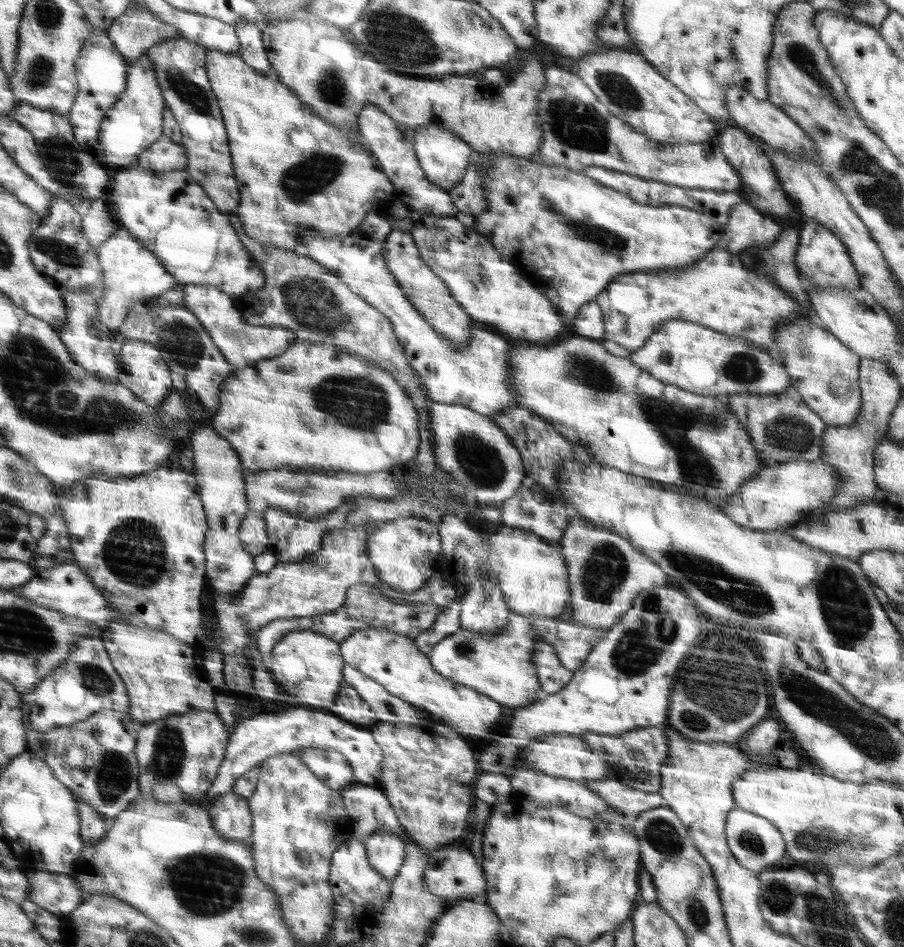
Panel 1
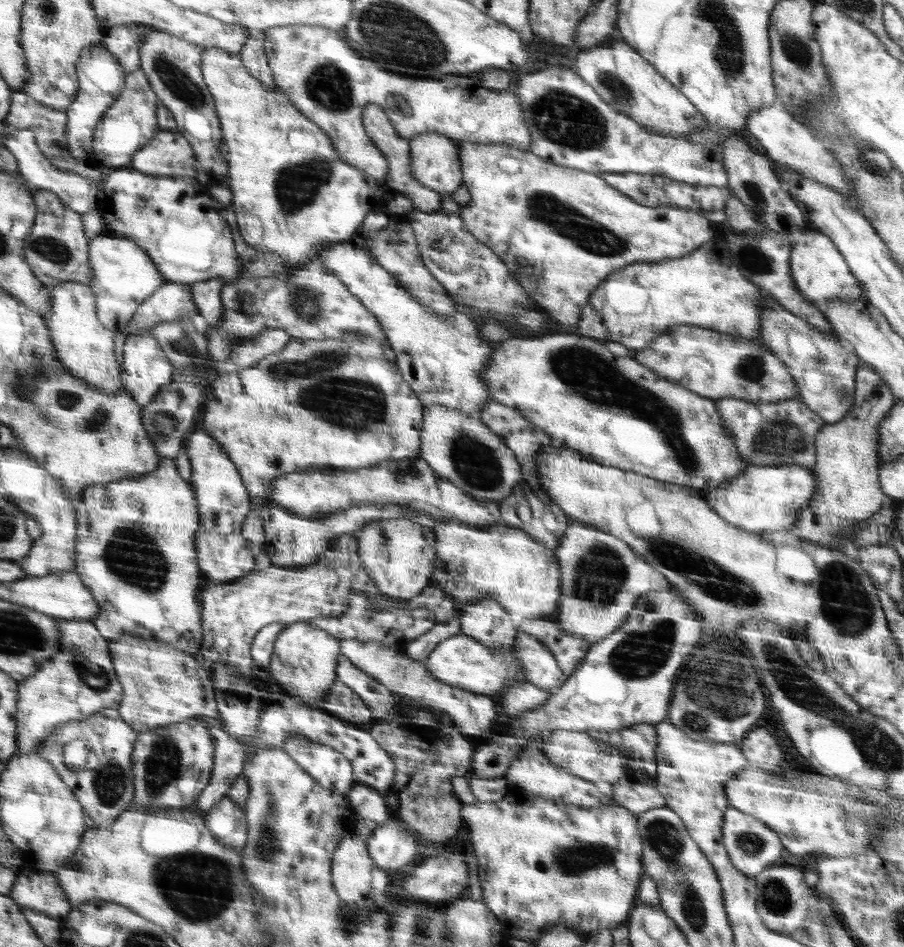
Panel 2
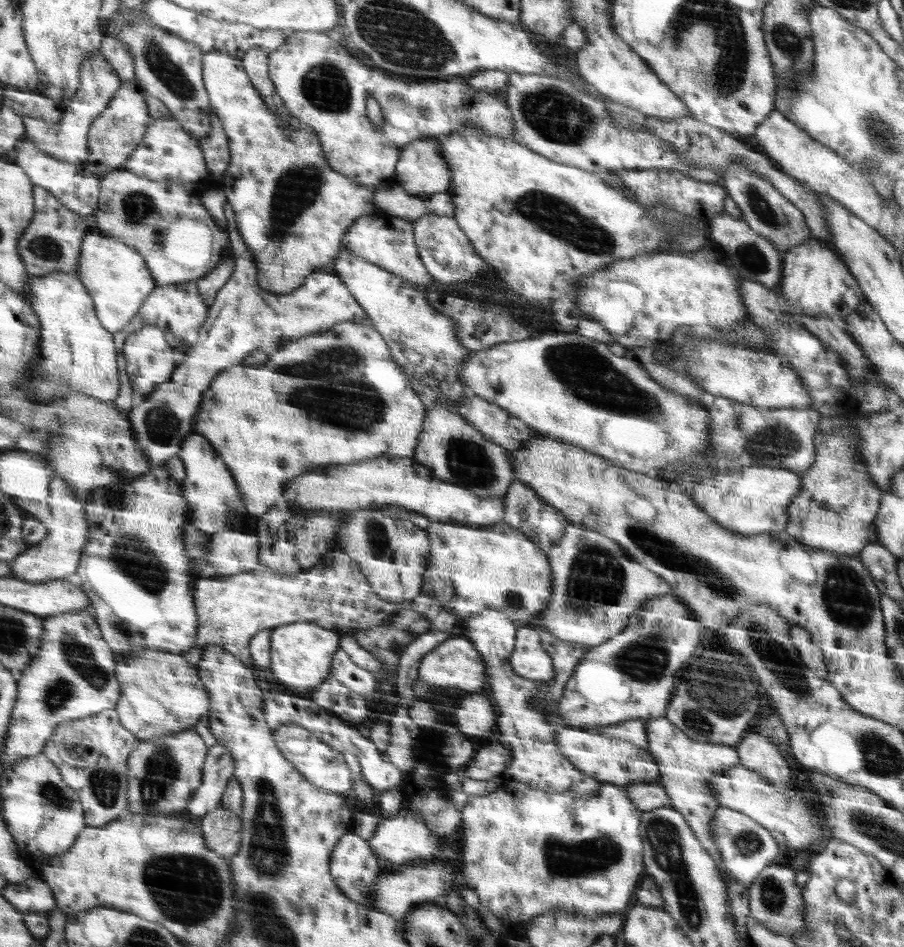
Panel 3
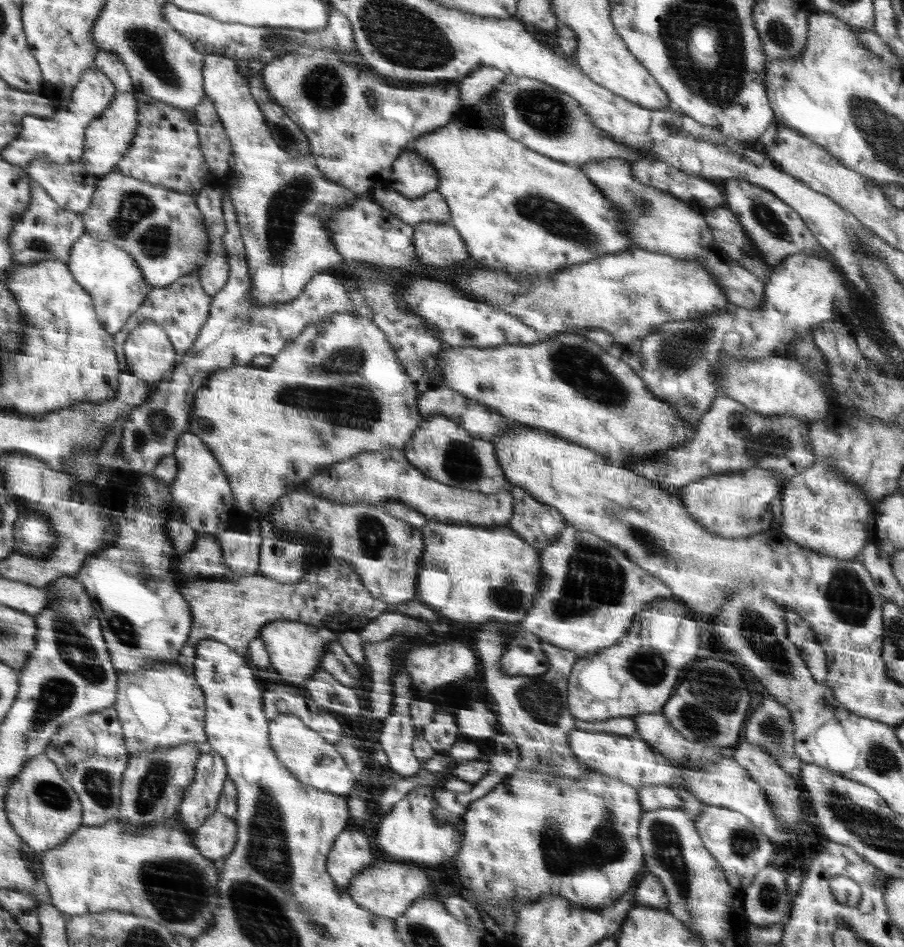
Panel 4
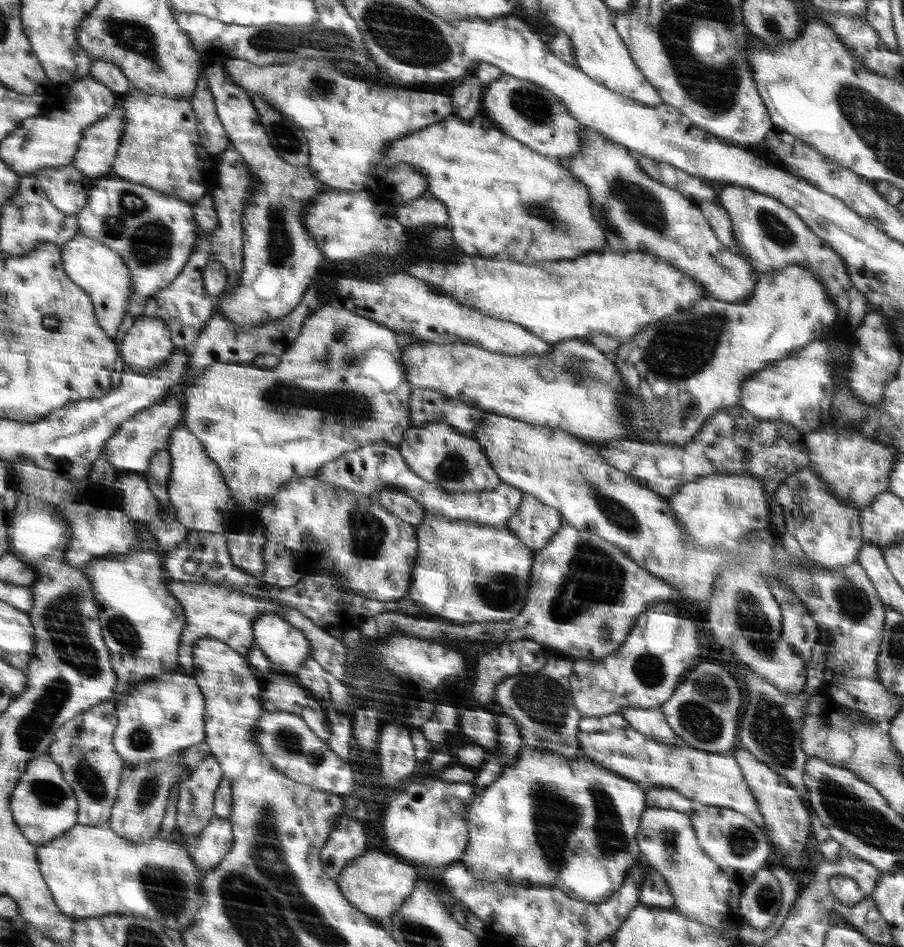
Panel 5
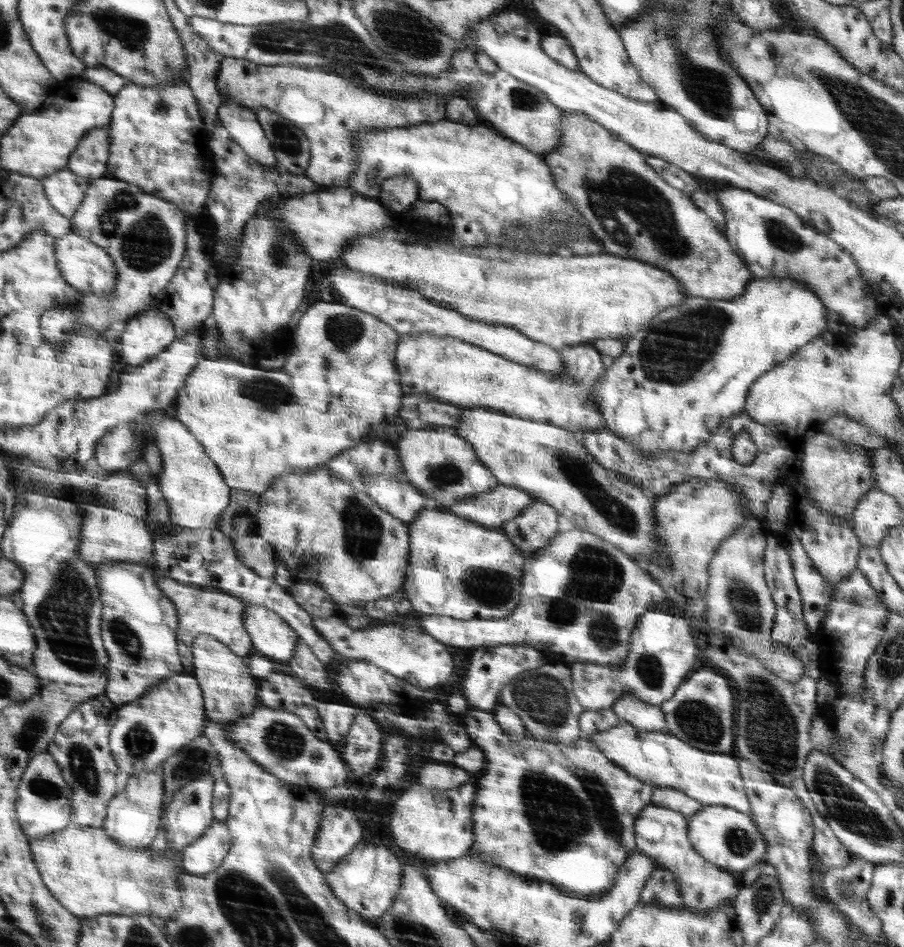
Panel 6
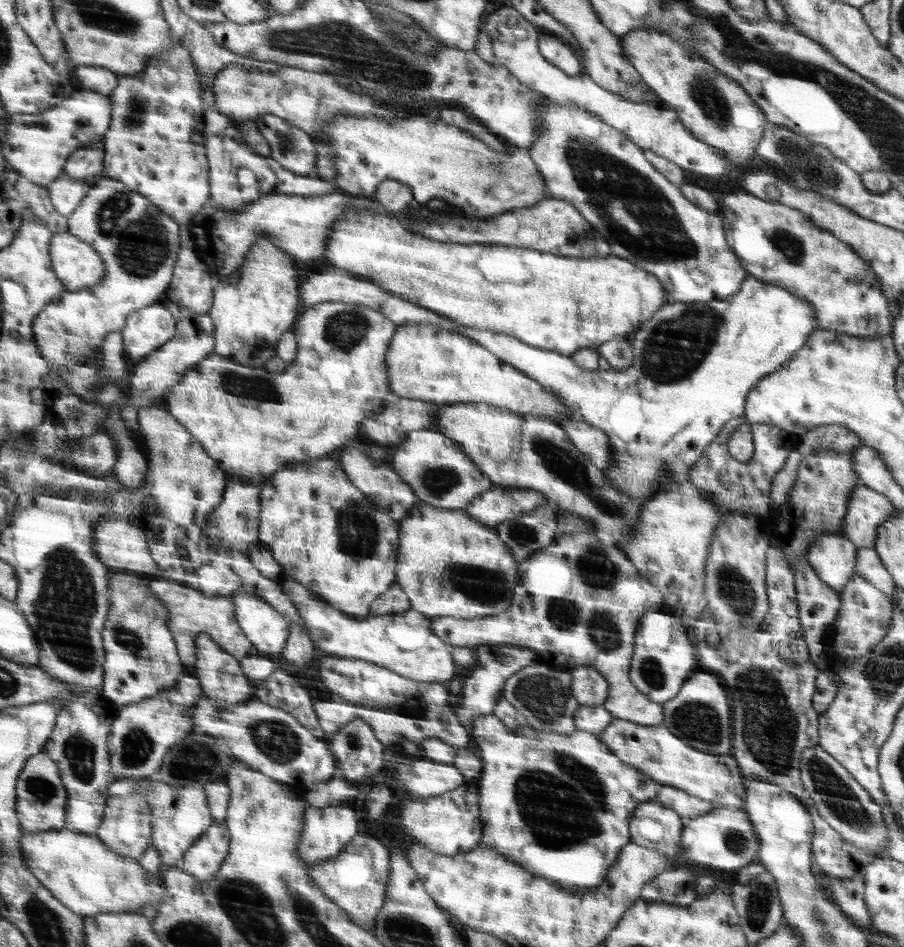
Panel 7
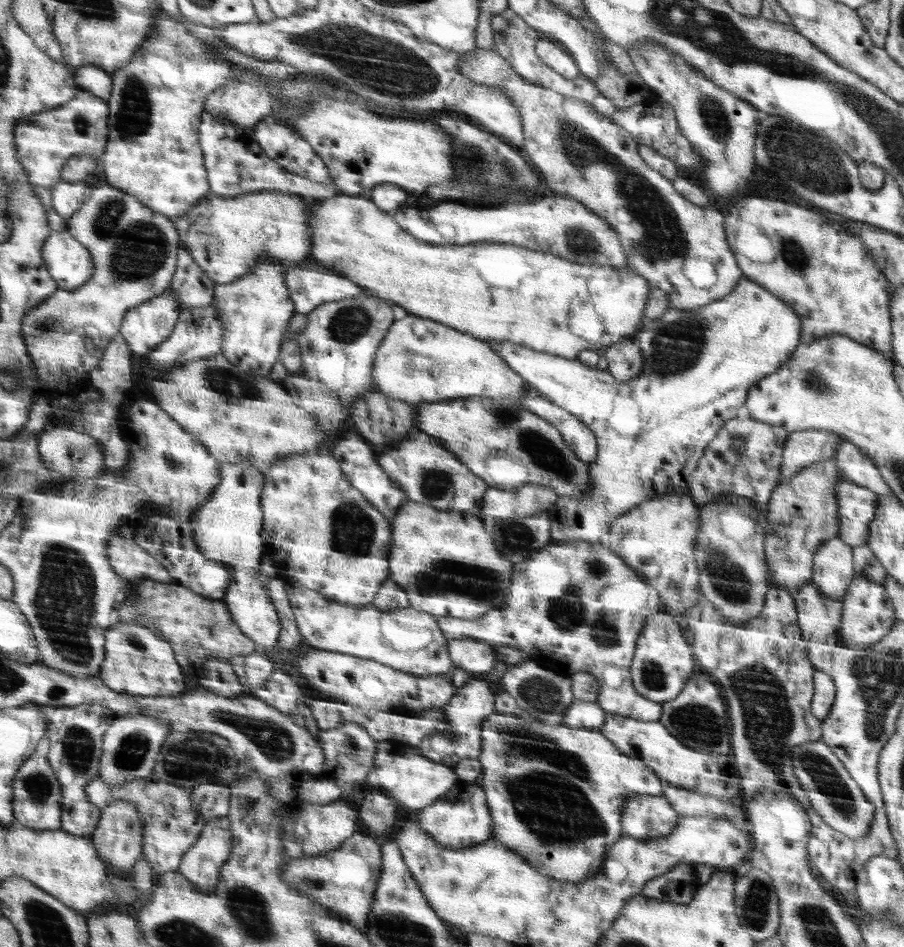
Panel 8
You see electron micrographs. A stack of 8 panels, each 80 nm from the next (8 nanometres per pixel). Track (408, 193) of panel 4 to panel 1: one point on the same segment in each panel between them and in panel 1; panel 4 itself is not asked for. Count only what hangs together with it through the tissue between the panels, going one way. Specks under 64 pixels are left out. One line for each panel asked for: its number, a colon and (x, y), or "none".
1: (445, 158)
2: (435, 158)
3: (421, 167)

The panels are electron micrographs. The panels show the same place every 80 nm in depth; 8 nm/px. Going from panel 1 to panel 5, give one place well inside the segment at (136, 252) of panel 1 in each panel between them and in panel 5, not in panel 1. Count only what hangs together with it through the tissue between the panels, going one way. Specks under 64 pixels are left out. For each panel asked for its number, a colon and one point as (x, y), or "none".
2: (123, 274)
3: (117, 276)
4: (108, 272)
5: (96, 268)

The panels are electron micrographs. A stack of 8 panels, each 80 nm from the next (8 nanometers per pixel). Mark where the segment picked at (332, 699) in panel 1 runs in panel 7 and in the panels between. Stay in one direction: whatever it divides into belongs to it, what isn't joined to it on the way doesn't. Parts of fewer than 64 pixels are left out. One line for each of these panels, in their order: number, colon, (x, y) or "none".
2: (305, 659)
3: (302, 653)
4: (296, 649)
5: (285, 645)
6: (271, 635)
7: (267, 628)

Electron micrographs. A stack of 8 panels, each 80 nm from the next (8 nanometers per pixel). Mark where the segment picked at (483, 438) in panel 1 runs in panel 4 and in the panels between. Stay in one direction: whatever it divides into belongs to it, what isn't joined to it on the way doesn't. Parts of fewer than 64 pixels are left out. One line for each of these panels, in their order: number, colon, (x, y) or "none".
2: (458, 446)
3: (452, 450)
4: (442, 448)

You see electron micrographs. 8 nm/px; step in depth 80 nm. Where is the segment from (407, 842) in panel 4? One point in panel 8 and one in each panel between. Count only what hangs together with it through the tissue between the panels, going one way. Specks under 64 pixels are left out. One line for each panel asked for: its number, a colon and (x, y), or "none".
5: (419, 825)
6: (435, 825)
7: (443, 824)
8: (453, 821)

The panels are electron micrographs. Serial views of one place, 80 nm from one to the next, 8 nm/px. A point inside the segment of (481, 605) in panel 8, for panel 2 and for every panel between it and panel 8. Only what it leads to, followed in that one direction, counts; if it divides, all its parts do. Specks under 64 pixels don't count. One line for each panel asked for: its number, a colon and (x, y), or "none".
2: (506, 564)
3: (470, 569)
4: (471, 574)
5: (465, 572)
6: (458, 569)
7: (450, 565)

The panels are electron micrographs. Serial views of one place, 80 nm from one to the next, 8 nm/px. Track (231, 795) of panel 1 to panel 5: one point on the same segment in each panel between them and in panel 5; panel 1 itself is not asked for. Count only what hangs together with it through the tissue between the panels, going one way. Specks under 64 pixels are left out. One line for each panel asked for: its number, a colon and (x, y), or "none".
2: (227, 820)
3: (225, 826)
4: (216, 838)
5: (207, 849)

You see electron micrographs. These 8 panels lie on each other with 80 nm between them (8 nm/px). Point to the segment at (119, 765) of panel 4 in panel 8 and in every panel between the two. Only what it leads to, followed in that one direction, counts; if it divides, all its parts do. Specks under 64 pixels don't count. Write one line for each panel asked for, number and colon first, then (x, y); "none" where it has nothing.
5: (83, 747)
6: (81, 747)
7: (78, 745)
8: (77, 733)

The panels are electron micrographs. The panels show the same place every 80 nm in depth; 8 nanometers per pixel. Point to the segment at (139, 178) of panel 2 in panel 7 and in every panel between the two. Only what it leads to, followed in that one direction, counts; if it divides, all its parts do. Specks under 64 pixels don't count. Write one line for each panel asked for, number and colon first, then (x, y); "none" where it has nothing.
3: (166, 221)
4: (162, 229)
5: (156, 234)
6: (147, 236)
7: (140, 243)

